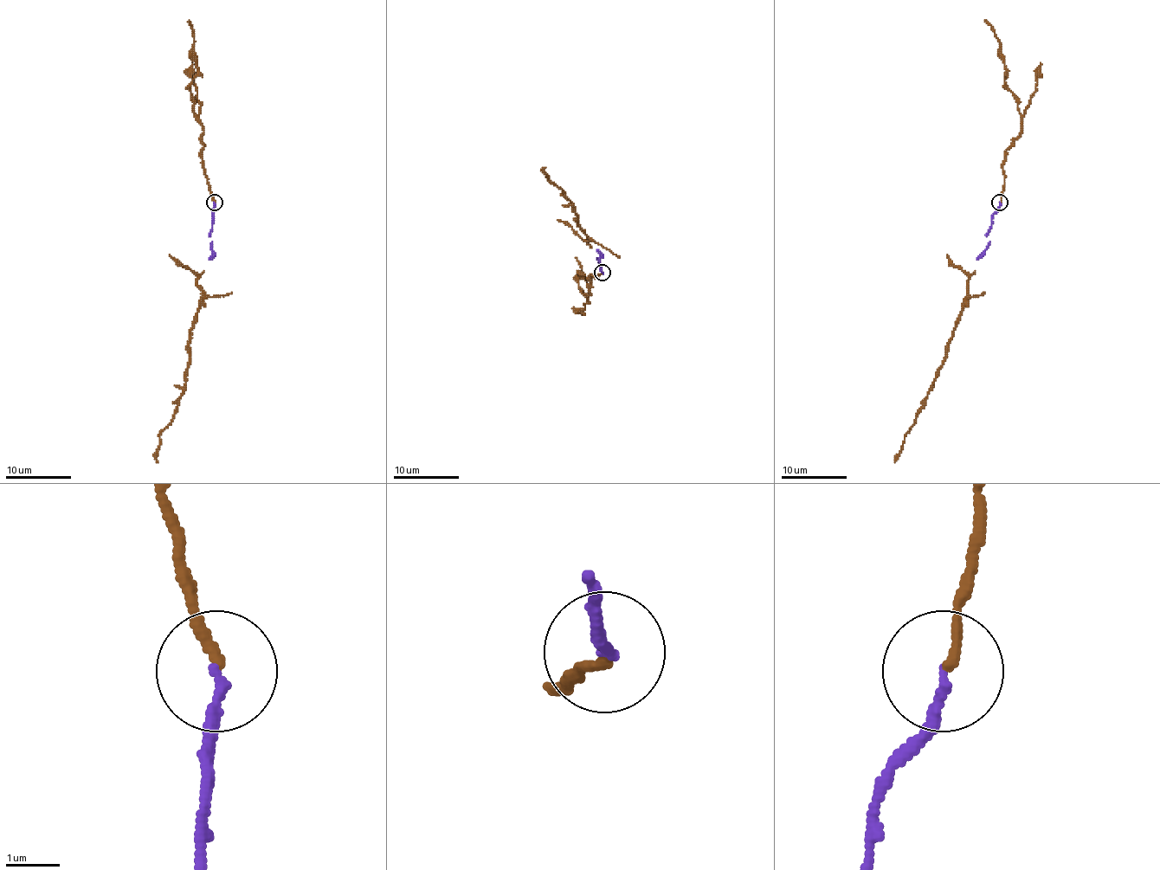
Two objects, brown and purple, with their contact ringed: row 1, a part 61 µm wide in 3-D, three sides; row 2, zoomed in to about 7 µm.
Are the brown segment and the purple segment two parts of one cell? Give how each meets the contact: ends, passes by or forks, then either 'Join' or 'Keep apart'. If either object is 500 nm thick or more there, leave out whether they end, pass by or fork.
At the ring brown ends. At the ring purple ends. Join

